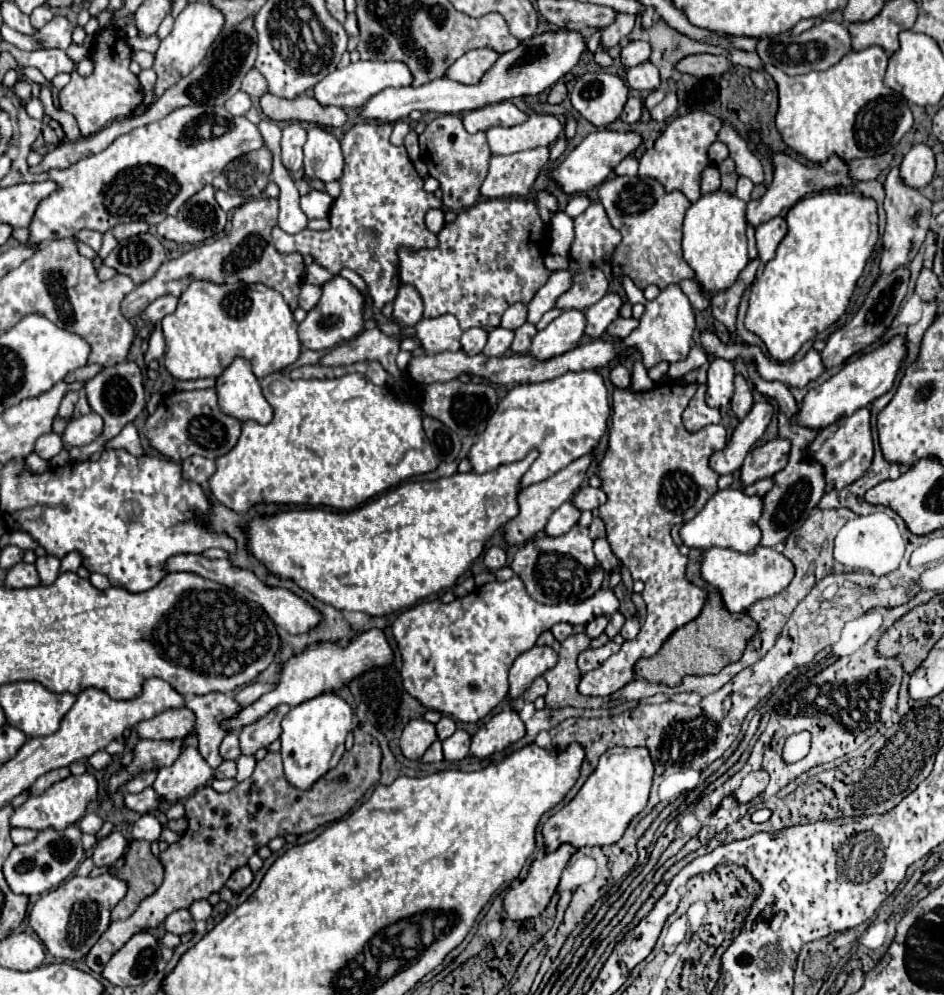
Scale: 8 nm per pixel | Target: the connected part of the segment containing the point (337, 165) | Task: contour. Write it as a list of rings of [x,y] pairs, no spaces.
[[[322,127],[310,129],[304,145],[304,177],[318,179],[322,183],[336,181],[342,173],[342,163],[338,139]]]

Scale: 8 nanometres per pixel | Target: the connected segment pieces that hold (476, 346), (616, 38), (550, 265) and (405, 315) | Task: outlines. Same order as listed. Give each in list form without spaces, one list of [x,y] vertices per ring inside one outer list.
[[[472,327],[468,331],[462,333],[462,351],[468,353],[468,355],[478,355],[484,345],[486,345],[486,339],[488,339],[488,333],[480,327]]]
[[[620,13],[618,19],[602,31],[600,45],[604,47],[604,51],[608,51],[610,47],[618,45],[622,39],[628,37],[628,33],[630,33],[632,27],[634,27],[634,19],[636,19],[634,15],[624,15],[624,13]]]
[[[548,254],[544,257],[544,264],[546,265],[546,268],[552,271],[563,270],[568,268],[569,260],[560,255]]]
[[[408,283],[400,285],[398,295],[392,305],[394,305],[392,317],[396,317],[404,325],[414,327],[422,319],[424,305],[422,305],[422,297],[414,285],[408,285]]]

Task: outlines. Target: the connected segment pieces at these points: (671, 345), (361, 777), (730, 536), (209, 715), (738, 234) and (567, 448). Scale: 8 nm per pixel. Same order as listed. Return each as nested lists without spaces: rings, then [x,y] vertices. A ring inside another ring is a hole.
[[[670,285],[654,301],[646,303],[646,311],[644,311],[638,327],[626,339],[622,339],[622,345],[638,349],[642,355],[644,367],[650,369],[660,361],[674,363],[674,361],[684,359],[692,347],[694,327],[696,327],[694,311],[692,311],[688,297],[682,293],[682,289],[678,285]]]
[[[356,725],[354,747],[344,753],[336,769],[330,769],[308,791],[288,785],[280,753],[268,753],[262,761],[256,763],[252,777],[238,783],[230,793],[216,793],[210,785],[200,787],[192,797],[184,801],[188,819],[188,829],[184,837],[160,853],[160,861],[166,869],[164,883],[154,895],[146,897],[138,905],[132,917],[124,921],[112,921],[112,925],[106,929],[100,941],[84,957],[90,971],[102,973],[112,953],[116,953],[116,949],[120,949],[120,945],[124,945],[128,937],[158,927],[172,911],[188,909],[194,901],[208,899],[212,893],[220,891],[228,877],[238,867],[246,865],[248,859],[262,845],[268,845],[270,839],[282,837],[286,833],[310,833],[320,825],[344,817],[364,797],[368,787],[378,783],[380,761],[382,751],[378,741]]]
[[[736,489],[716,491],[704,509],[690,521],[680,527],[680,537],[684,545],[696,549],[710,549],[710,547],[728,547],[740,553],[750,553],[760,543],[760,529],[756,521],[762,515],[762,497],[748,497]]]
[[[206,693],[206,695],[192,695],[186,697],[186,707],[196,715],[196,737],[198,737],[198,751],[208,761],[212,769],[222,763],[218,753],[220,741],[230,733],[222,729],[222,721],[234,717],[242,707],[234,701],[234,697],[226,693]]]
[[[722,189],[714,193],[704,193],[686,211],[684,239],[682,239],[684,259],[694,269],[696,281],[702,285],[702,291],[710,295],[730,287],[736,281],[738,273],[748,265],[744,211],[746,203]]]
[[[596,371],[566,373],[542,383],[516,385],[500,401],[466,459],[472,463],[474,473],[486,473],[504,463],[524,459],[532,449],[538,451],[538,458],[520,482],[520,489],[524,489],[552,477],[582,455],[588,455],[606,433],[608,415],[608,391]]]

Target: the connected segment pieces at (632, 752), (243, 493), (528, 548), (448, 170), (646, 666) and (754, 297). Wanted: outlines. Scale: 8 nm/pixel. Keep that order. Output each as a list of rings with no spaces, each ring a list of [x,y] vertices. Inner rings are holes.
[[[612,747],[608,749],[594,773],[586,779],[576,797],[554,813],[542,827],[542,835],[548,851],[556,851],[562,843],[570,843],[580,849],[586,845],[612,845],[616,843],[634,815],[644,811],[648,803],[648,793],[652,787],[654,763],[648,749],[644,747]]]
[[[270,373],[260,381],[260,387],[274,409],[272,423],[260,425],[256,421],[244,421],[238,443],[216,459],[216,473],[210,477],[214,497],[238,513],[246,513],[260,501],[312,507],[326,505],[348,511],[374,495],[396,487],[404,479],[424,475],[438,467],[438,459],[422,429],[420,407],[394,397],[388,389],[370,383],[360,373],[338,379],[298,381],[292,381],[284,373]]]
[[[574,525],[566,535],[560,537],[538,537],[528,541],[524,547],[520,547],[512,559],[512,571],[524,581],[526,591],[530,593],[532,599],[536,599],[538,603],[546,603],[546,605],[558,605],[558,603],[580,603],[588,597],[592,597],[600,587],[602,587],[602,579],[604,579],[604,569],[600,567],[600,563],[596,561],[594,553],[592,553],[592,539],[588,537],[588,529]]]
[[[442,115],[426,125],[418,141],[420,157],[428,165],[428,175],[440,183],[444,207],[452,211],[472,207],[480,197],[480,185],[488,173],[488,163],[492,157],[486,143],[486,133],[480,131],[470,135],[458,115]]]
[[[694,549],[688,553],[688,567],[686,577],[692,581],[692,585],[700,585],[708,593],[708,601],[704,603],[704,609],[700,611],[700,617],[696,621],[690,621],[688,625],[682,625],[664,641],[660,647],[660,653],[656,657],[646,657],[636,661],[634,673],[638,677],[644,677],[646,681],[664,683],[664,685],[678,685],[684,675],[710,675],[718,673],[722,667],[726,667],[732,661],[738,661],[748,639],[756,633],[756,623],[746,613],[728,613],[722,605],[720,593],[708,589],[708,585],[700,579],[700,559],[694,561]]]
[[[830,191],[804,197],[786,213],[786,223],[788,233],[778,245],[776,257],[766,263],[764,273],[754,281],[746,313],[746,329],[764,341],[770,357],[778,363],[790,361],[808,339],[814,339],[820,331],[828,329],[844,315],[856,281],[860,279],[864,265],[878,241],[876,201],[872,197],[854,193]]]

